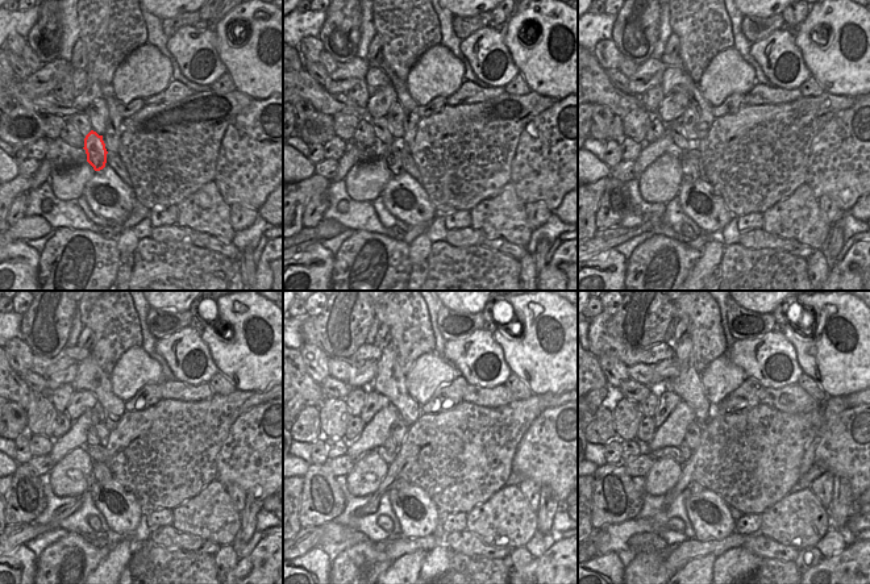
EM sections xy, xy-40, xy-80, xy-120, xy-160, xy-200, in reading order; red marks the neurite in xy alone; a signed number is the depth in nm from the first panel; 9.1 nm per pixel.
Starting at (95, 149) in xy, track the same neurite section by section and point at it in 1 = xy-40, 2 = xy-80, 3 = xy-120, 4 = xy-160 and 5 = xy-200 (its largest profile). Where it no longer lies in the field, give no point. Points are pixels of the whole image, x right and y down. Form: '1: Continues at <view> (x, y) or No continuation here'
1: Continues at xy-40 (390, 153)
2: Continues at xy-80 (690, 174)
3: Continues at xy-120 (100, 472)
4: Continues at xy-160 (400, 483)
5: Continues at xy-200 (694, 488)

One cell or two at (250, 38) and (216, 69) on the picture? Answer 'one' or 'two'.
two

